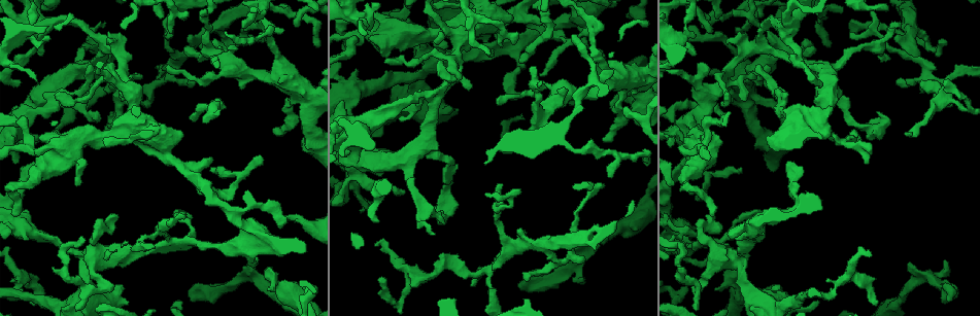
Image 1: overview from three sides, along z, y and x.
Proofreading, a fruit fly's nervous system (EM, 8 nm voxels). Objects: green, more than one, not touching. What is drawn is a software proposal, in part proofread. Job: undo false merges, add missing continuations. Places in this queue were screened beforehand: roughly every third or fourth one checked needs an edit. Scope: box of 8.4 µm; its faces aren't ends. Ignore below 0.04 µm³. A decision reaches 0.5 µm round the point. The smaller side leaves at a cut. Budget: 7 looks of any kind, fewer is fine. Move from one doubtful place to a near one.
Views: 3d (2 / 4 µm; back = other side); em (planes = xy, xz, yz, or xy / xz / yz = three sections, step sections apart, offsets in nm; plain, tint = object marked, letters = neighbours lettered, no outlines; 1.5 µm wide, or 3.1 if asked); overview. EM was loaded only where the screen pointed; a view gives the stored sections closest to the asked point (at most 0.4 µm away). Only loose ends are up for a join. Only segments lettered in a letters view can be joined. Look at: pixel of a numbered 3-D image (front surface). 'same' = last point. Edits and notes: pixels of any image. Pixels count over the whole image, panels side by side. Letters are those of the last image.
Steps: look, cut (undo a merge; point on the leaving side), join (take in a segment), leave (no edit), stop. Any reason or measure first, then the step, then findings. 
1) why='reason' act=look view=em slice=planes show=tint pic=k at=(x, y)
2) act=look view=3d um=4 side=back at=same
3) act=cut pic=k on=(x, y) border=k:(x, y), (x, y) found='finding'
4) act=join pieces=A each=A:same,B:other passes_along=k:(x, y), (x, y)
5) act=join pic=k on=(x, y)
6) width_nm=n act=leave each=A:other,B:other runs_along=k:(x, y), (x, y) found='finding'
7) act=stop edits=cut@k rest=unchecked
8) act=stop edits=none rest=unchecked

why='thin end' act=look view=em slice=planes show=plain pic=1 at=(911, 133)

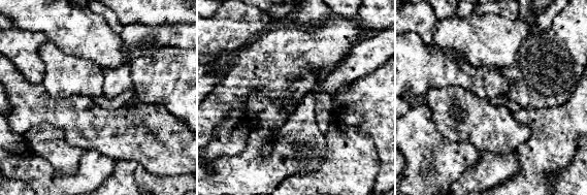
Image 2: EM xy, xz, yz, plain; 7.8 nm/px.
why='what lies round it' act=look view=em slice=planes show=letters at=same

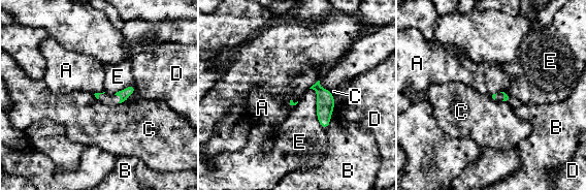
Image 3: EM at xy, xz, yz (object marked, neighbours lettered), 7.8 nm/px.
longest_contact=E:360nm act=leave each=A:other,B:other,C:other,D:other,E:other found='no lettered segment goes on from it'

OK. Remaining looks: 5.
why='branch stops here' act=look view=em slice=planes show=letters pic=1 at=(681, 152)

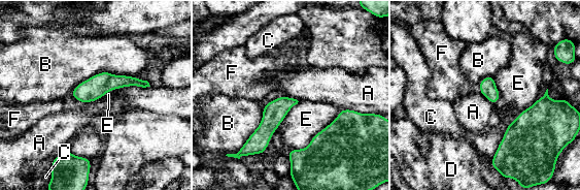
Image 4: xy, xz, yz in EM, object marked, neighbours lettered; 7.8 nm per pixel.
longest_contact=B:550nm act=leave each=A:other,B:other,C:other,D:other,E:other,F:other found='no lettered segment goes on from it'

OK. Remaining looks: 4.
why='branch stops here' act=look view=3d um=2 pic=1 at=(582, 278)

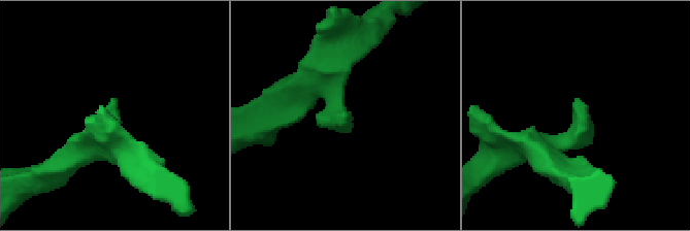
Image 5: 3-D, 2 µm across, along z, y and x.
act=look view=em slice=xz step=4 show=letters pic=5 at=(343, 112)

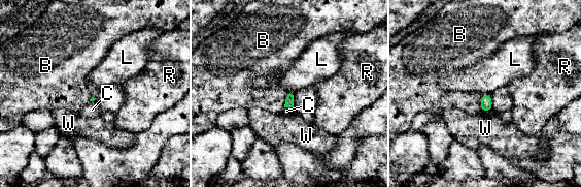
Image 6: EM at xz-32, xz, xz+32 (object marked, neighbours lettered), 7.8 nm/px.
why='cut it another way' act=look view=em slice=planes show=letters at=same

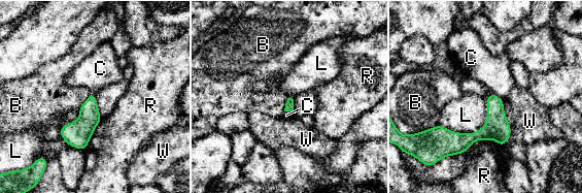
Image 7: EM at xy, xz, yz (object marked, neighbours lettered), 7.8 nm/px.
longest_contact=L:420nm act=leave each=B:other,C:other,L:other,R:other,W:other found='no lettered segment goes on from it'

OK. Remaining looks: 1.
act=stop edits=none rest=unchecked

